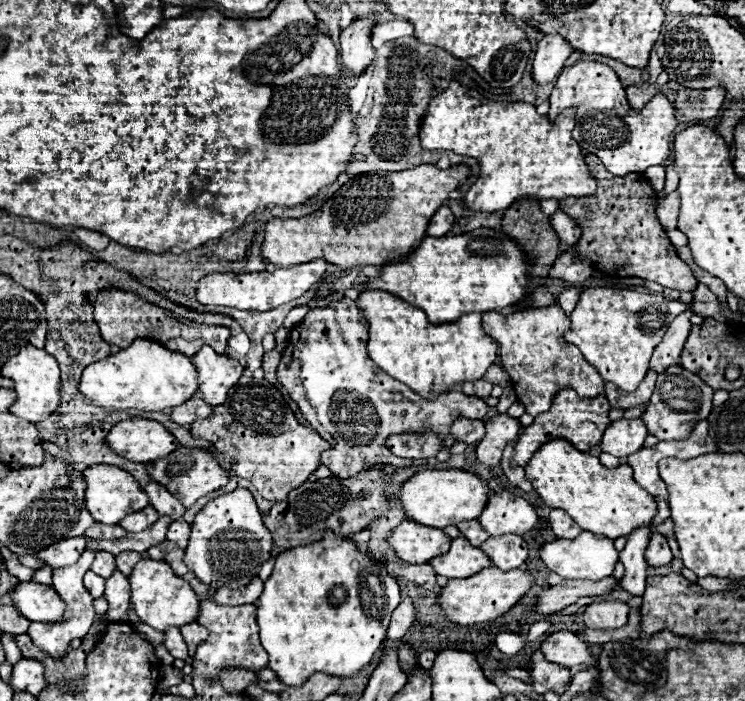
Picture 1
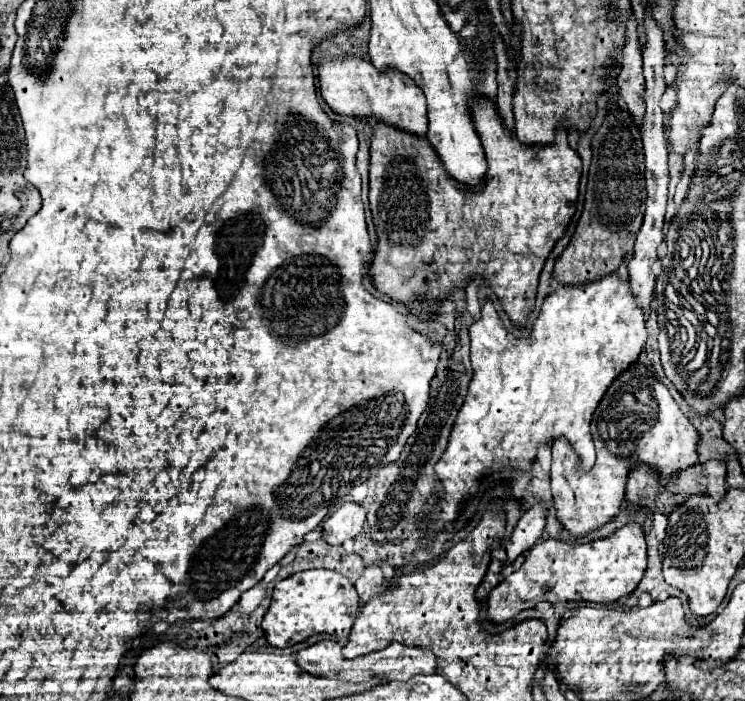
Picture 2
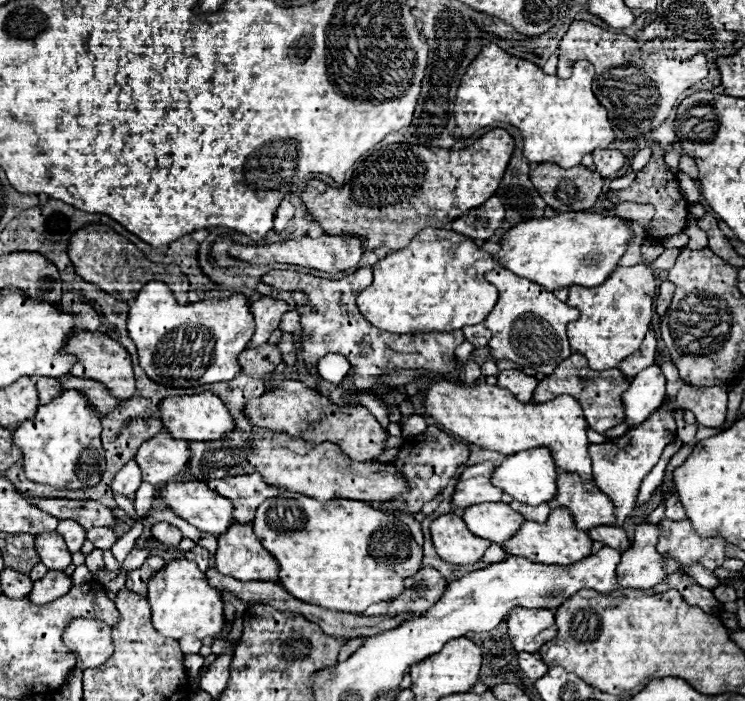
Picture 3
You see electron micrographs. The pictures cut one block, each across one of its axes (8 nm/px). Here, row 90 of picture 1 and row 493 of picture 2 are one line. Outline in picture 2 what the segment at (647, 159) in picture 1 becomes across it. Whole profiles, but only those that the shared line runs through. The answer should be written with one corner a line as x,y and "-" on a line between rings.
642,364
630,366
630,370
618,376
618,380
608,388
594,412
592,436
596,444
596,464
590,472
576,470
576,456
566,440
556,440
552,446
554,508
558,522
572,538
582,538
616,518
622,506
626,478
638,464
654,468
660,476
660,484
666,484
674,474
698,462
696,428
680,412
668,388

